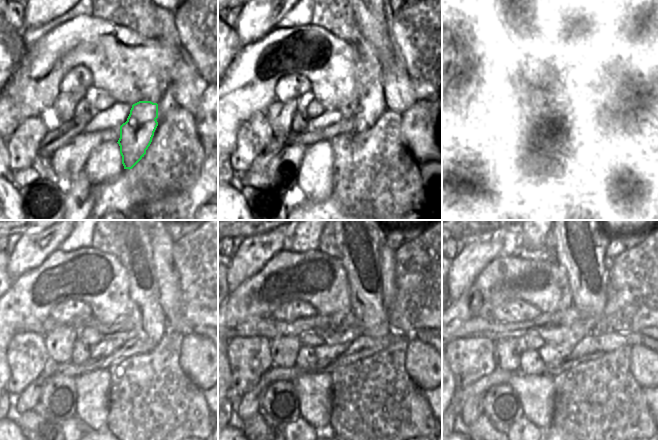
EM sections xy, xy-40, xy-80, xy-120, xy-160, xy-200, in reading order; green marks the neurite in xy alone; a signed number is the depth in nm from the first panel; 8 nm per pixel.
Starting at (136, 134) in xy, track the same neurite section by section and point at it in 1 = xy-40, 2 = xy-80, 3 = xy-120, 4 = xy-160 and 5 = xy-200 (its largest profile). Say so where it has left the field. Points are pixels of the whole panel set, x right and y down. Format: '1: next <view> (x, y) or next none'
1: next xy-40 (371, 106)
2: next xy-80 (596, 105)
3: next xy-120 (135, 251)
4: next xy-160 (359, 240)
5: next xy-200 (581, 240)

